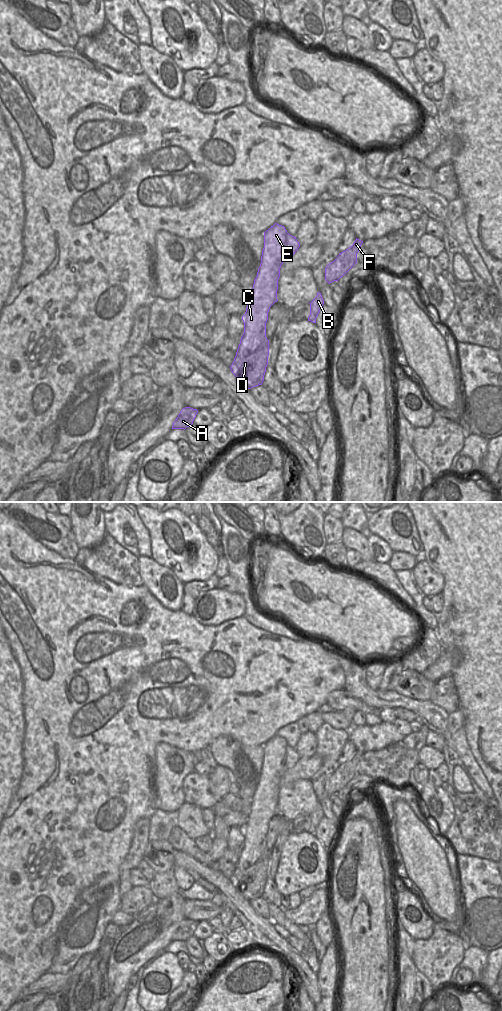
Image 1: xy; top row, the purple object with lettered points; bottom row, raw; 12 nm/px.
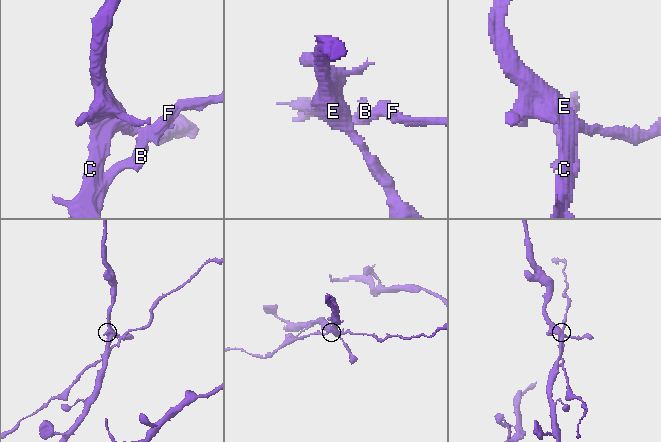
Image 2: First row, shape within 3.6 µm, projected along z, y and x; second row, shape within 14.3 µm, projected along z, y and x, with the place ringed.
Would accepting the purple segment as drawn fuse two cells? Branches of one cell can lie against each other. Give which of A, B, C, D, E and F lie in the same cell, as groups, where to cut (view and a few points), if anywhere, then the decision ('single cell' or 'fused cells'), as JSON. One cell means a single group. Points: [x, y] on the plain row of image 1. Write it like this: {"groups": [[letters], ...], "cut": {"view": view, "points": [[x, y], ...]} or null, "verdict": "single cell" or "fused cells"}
{"groups": [["A", "B", "F"], ["C", "D", "E"]], "cut": {"view": "xy", "points": [[267, 851], [259, 860], [255, 875], [238, 891]]}, "verdict": "fused cells"}

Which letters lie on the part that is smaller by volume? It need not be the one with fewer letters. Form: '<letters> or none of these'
A, B, F.

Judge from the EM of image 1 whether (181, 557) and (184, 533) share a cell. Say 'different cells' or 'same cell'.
same cell

